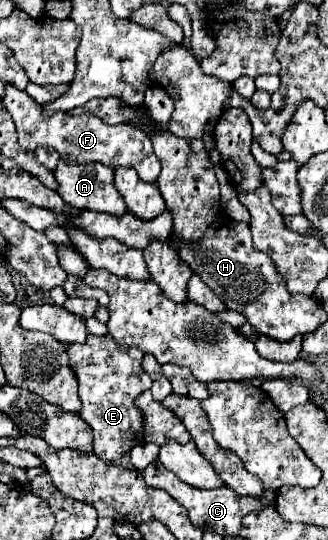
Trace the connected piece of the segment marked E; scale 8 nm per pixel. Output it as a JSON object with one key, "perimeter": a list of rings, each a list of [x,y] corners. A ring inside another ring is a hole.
{"perimeter":[[[89,334],[85,344],[67,346],[71,368],[79,380],[79,398],[83,402],[79,416],[91,426],[95,438],[95,456],[105,462],[121,460],[135,444],[143,440],[143,412],[135,406],[135,398],[151,388],[149,374],[141,368],[143,352],[135,346],[119,346],[109,334]]]}

